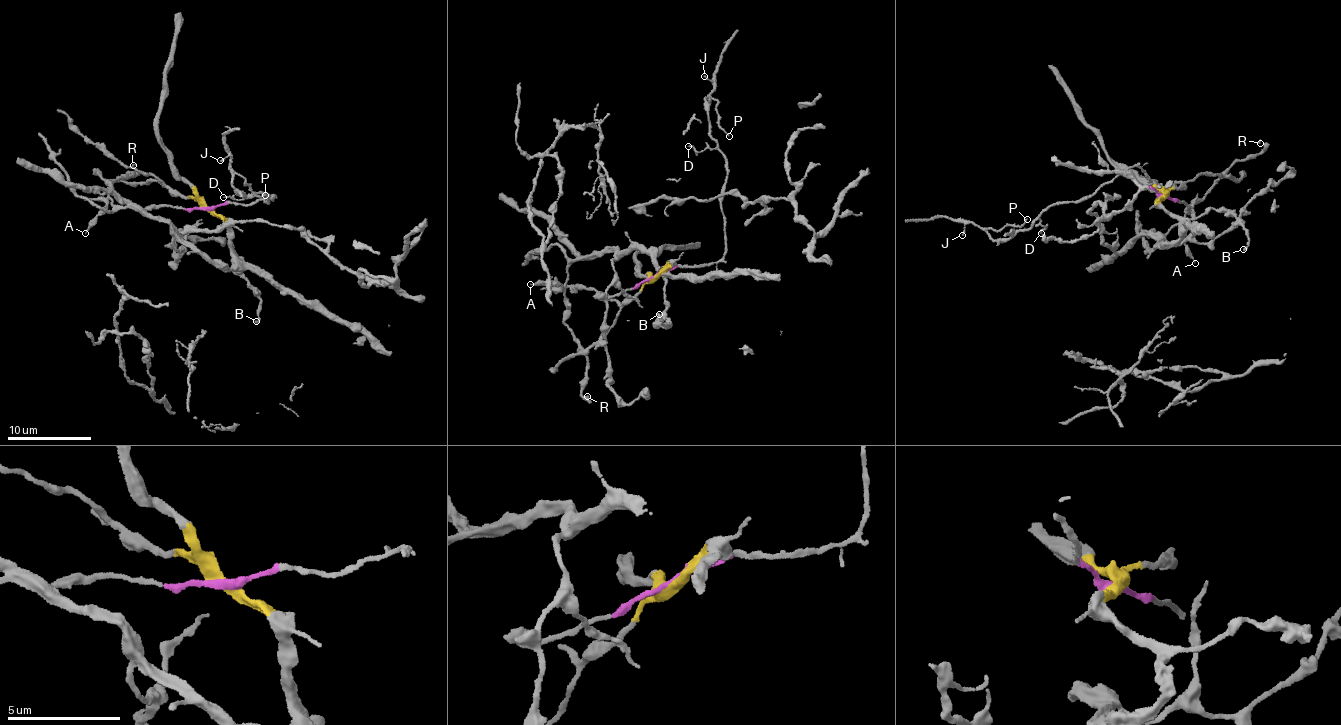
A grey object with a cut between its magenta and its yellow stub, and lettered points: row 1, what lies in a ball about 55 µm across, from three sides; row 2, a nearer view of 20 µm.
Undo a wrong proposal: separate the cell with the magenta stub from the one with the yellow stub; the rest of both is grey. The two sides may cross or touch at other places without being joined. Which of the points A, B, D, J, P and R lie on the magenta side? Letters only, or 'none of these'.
D, J, P

